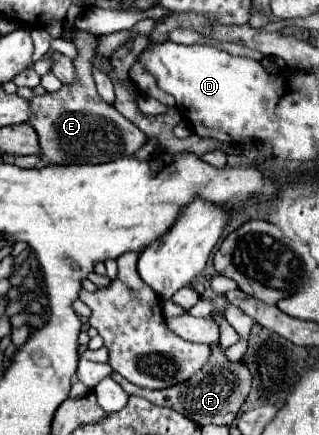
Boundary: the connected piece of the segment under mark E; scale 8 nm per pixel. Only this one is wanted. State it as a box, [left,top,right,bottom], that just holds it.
[30,30,148,164]

